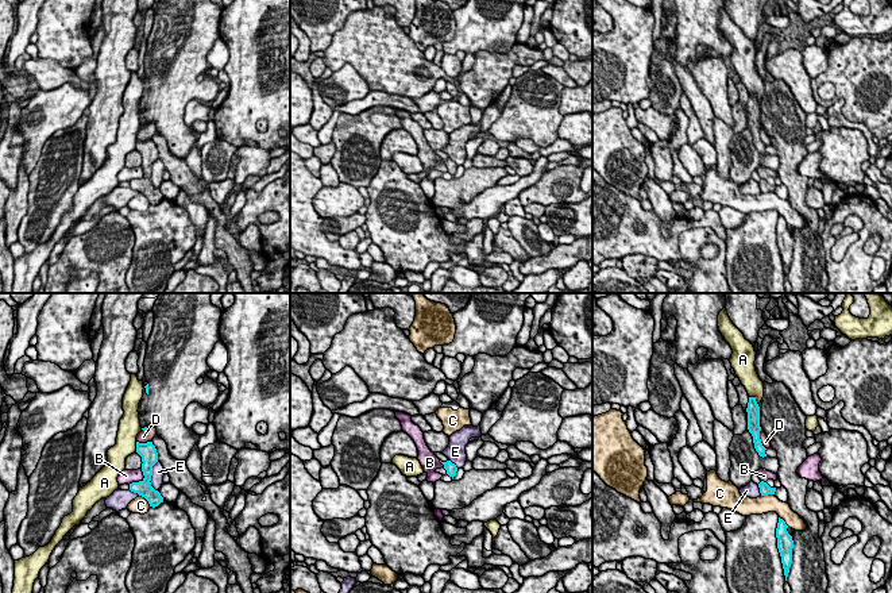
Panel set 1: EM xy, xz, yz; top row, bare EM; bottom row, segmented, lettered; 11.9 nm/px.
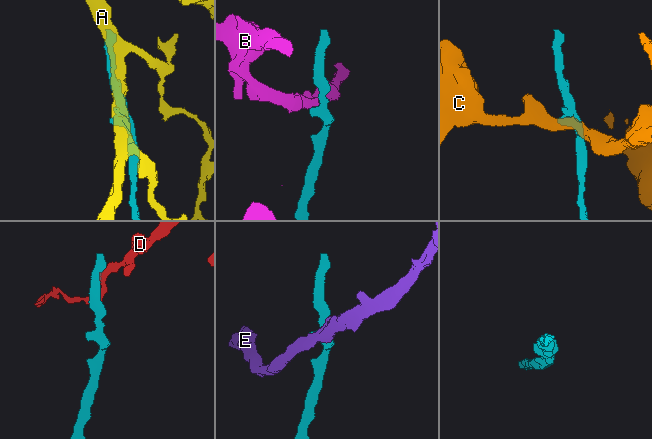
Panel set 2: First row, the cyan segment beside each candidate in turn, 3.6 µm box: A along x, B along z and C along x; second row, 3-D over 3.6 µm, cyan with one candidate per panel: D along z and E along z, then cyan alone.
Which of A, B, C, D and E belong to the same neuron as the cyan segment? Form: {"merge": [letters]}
{"merge": []}

